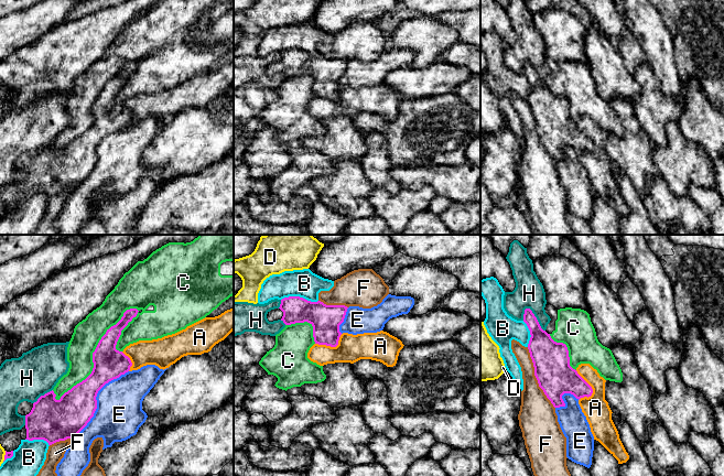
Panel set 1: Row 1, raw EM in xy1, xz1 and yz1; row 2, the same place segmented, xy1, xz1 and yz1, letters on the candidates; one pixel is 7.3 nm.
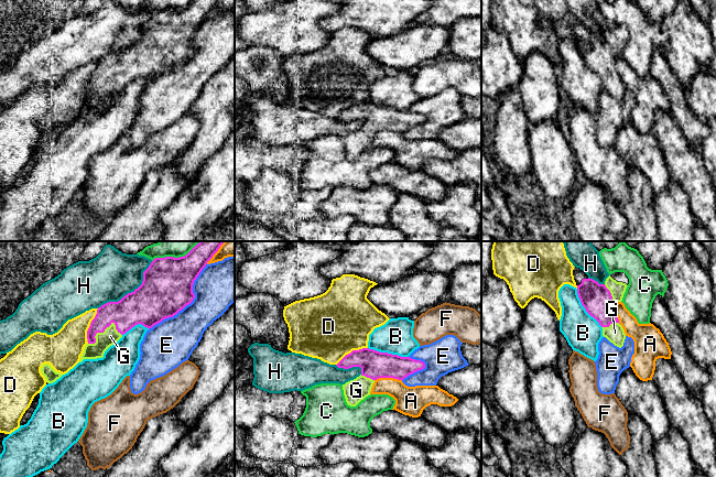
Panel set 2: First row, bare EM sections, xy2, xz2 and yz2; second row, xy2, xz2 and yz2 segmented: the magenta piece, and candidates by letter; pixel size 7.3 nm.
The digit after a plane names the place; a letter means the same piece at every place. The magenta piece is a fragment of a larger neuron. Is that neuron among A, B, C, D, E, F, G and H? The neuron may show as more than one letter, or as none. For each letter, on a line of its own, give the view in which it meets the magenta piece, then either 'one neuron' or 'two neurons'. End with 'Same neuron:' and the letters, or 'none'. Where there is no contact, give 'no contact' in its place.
A: yz1 | two neurons
B: xz2 | two neurons
C: xy1 | two neurons
D: xy2 | two neurons
E: xy2 | two neurons
F: yz1 | two neurons
G: xy2 | one neuron
H: xy2 | two neurons
Same neuron: G

